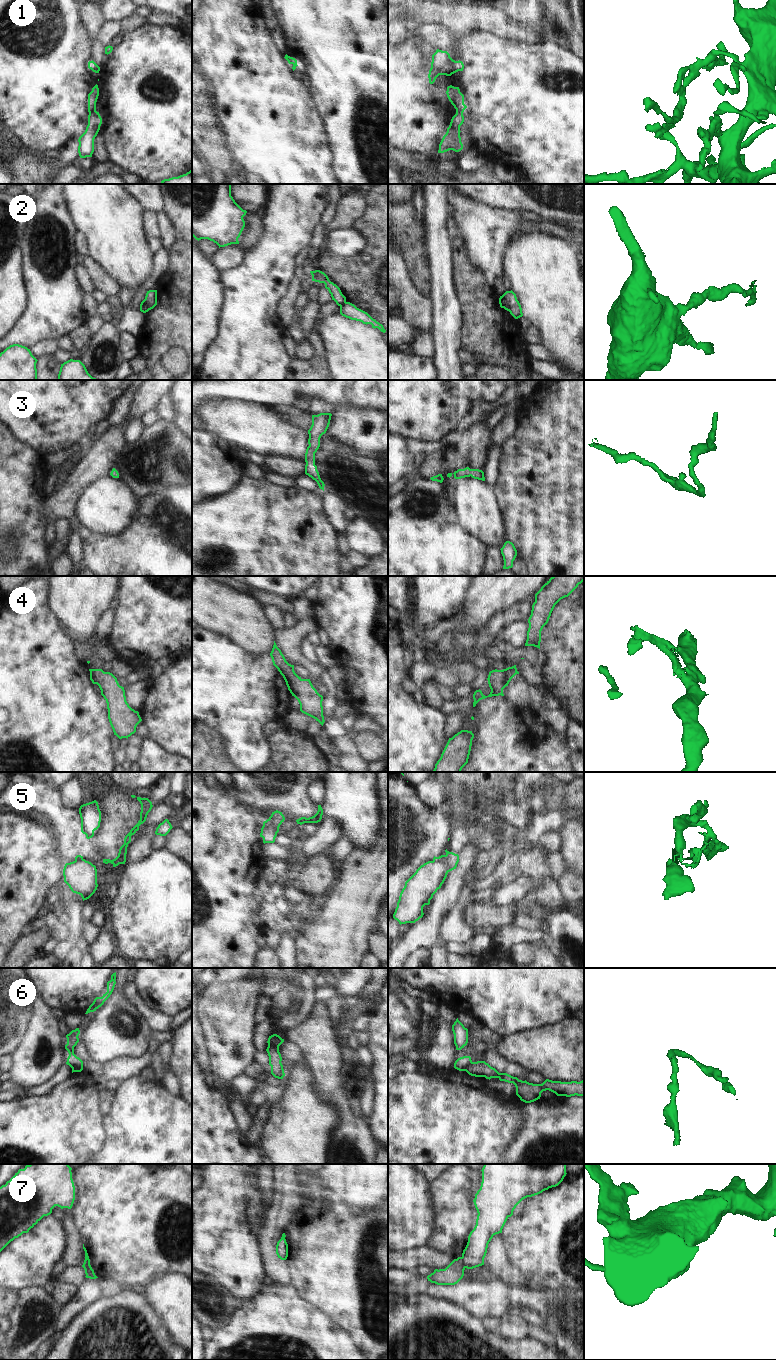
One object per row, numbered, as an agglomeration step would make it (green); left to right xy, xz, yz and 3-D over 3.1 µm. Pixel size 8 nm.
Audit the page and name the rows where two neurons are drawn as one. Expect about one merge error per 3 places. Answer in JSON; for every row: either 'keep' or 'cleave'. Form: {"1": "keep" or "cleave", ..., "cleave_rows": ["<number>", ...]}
{"1": "cleave", "2": "cleave", "3": "keep", "4": "keep", "5": "cleave", "6": "cleave", "7": "keep", "cleave_rows": ["1", "2", "5", "6"]}

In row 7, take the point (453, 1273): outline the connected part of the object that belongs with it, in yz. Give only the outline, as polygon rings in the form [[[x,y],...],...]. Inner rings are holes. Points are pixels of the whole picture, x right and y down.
[[[484,1164],[482,1182],[473,1200],[477,1210],[474,1229],[468,1236],[468,1242],[462,1256],[454,1259],[445,1269],[435,1269],[427,1276],[428,1281],[437,1285],[455,1285],[464,1276],[464,1270],[484,1265],[488,1244],[494,1235],[502,1233],[516,1206],[525,1198],[542,1193],[558,1186],[566,1176],[566,1164]]]

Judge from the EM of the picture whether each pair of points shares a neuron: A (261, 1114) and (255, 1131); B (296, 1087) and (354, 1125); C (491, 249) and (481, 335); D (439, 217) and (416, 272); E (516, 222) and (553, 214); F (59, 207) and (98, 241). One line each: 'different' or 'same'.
A: same
B: different
C: different
D: different
E: different
F: different

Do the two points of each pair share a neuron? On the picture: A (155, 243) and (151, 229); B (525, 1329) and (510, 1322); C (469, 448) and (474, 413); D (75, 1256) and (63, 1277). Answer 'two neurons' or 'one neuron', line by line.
A: one neuron
B: one neuron
C: two neurons
D: two neurons

